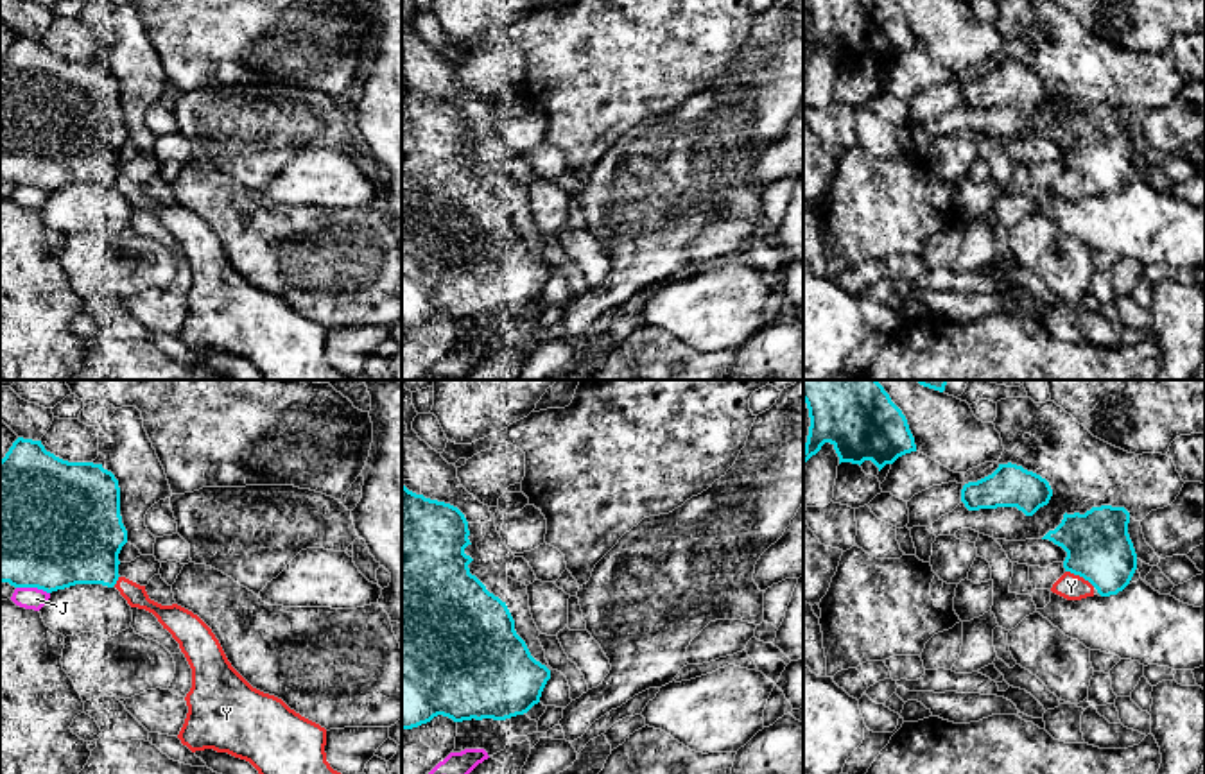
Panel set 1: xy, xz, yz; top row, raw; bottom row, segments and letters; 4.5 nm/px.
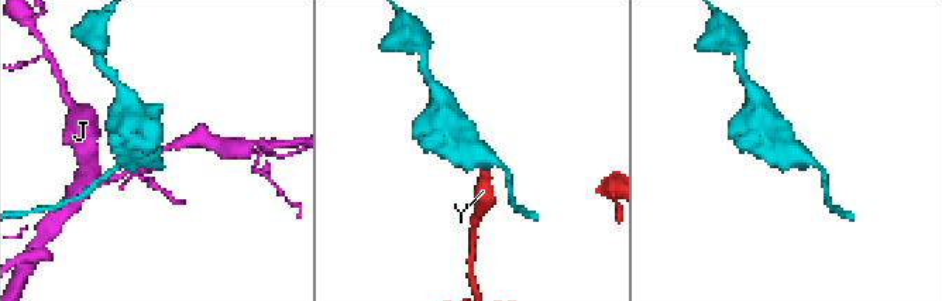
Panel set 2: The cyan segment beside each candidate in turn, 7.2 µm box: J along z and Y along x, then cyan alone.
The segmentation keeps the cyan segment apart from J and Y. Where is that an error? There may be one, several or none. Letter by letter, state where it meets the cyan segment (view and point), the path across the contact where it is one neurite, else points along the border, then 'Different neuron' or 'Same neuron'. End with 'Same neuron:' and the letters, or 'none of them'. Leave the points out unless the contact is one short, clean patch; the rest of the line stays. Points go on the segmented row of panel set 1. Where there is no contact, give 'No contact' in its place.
J: Touches cyan at xy (33, 586). Different neuron
Y: Touches cyan at yz (1080, 576). Same neuron
Same neuron: Y

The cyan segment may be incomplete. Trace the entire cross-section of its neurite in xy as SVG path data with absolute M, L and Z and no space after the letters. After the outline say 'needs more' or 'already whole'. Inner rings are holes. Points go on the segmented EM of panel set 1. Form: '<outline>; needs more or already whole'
M18 437L0 460L0 582L38 588L47 593L75 584L117 588L131 607L152 613L179 643L192 668L192 688L185 701L188 713L178 735L192 752L213 749L249 761L258 774L341 774L326 761L326 729L290 710L282 699L253 688L228 661L212 629L192 611L149 598L145 586L118 575L118 554L127 543L120 516L120 487L115 475L93 462L68 462L47 452L41 441Z; needs more

